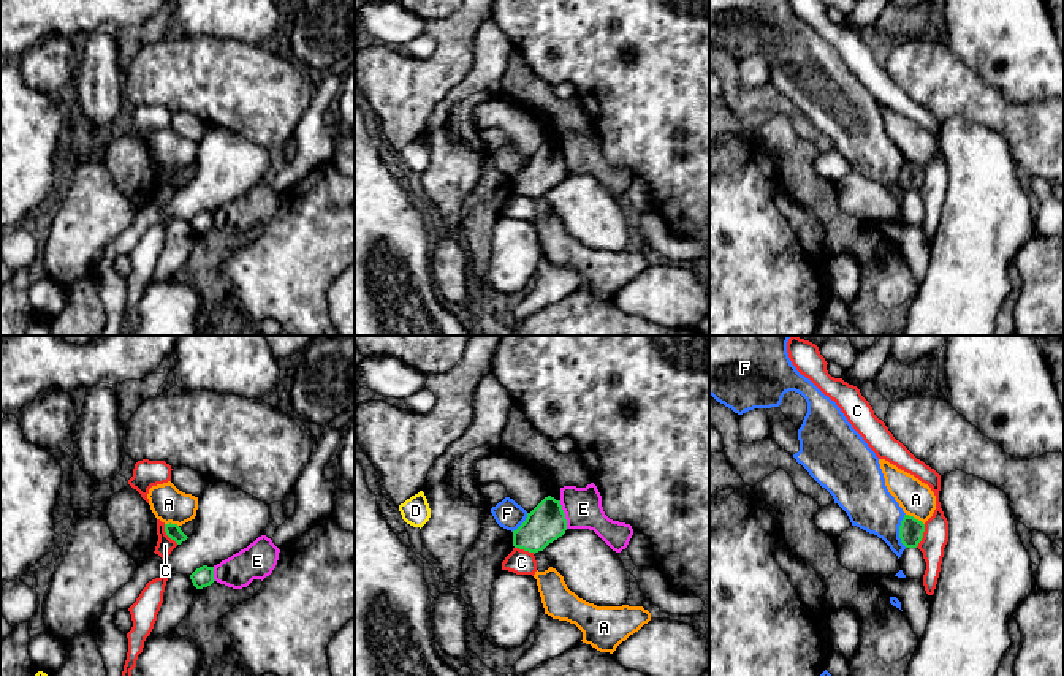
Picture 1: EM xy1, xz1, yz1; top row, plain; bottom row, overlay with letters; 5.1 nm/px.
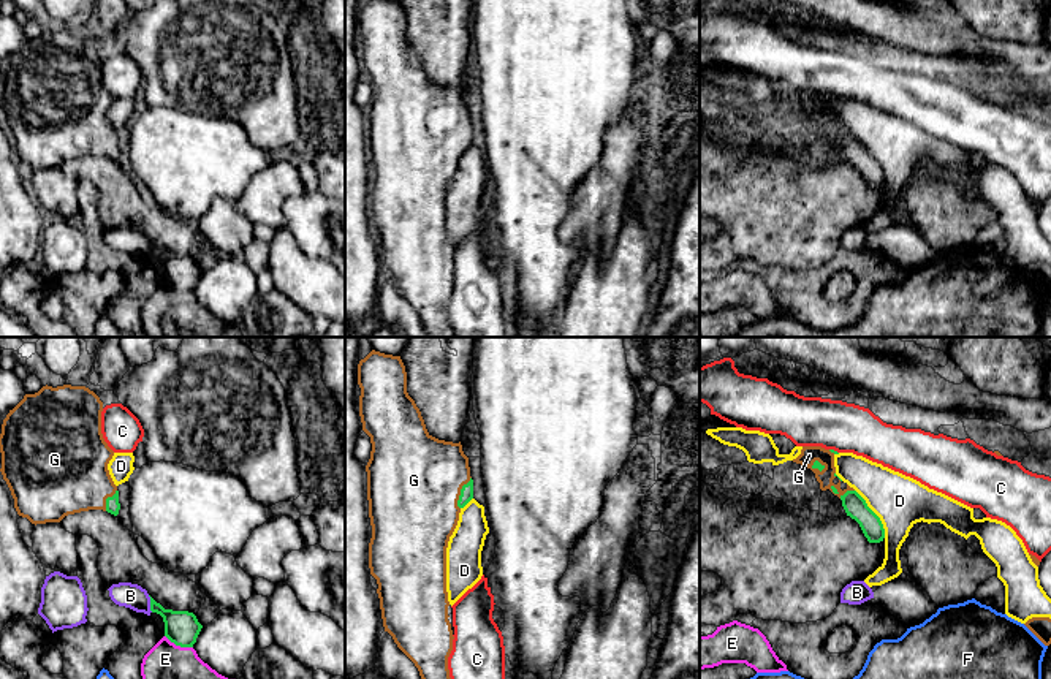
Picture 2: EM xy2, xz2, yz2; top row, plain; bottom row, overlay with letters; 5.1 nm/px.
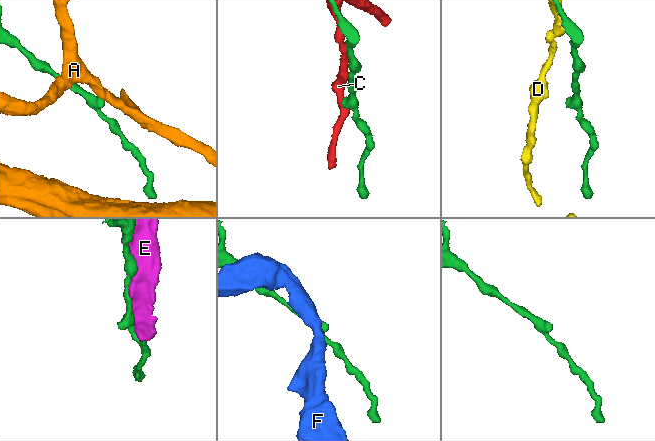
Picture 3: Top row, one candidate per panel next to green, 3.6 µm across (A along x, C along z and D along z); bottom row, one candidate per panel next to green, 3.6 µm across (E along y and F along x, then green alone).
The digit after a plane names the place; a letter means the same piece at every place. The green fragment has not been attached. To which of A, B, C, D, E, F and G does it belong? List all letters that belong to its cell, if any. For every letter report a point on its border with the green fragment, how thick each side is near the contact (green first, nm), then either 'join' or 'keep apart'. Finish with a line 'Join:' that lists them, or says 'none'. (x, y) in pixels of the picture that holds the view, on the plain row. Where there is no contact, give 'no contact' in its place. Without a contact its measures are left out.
A: yz1 (914, 163) | 130/170 nm | keep apart
B: xy2 (151, 249) | 180/130 nm | keep apart
C: yz1 (922, 181) | 130/130 nm | keep apart
D: yz2 (874, 159) | 120/260 nm | keep apart
E: xz1 (564, 160) | 190/190 nm | keep apart
F: yz1 (900, 176) | 130/240 nm | keep apart
G: xz2 (461, 138) | 70/480 nm | join
Join: G

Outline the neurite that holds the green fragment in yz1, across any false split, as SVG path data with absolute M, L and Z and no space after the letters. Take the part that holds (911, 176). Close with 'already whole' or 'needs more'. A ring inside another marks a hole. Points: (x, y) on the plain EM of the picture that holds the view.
M904 160L899 171L899 184L906 193L917 193L923 184L925 169L914 161Z; already whole

